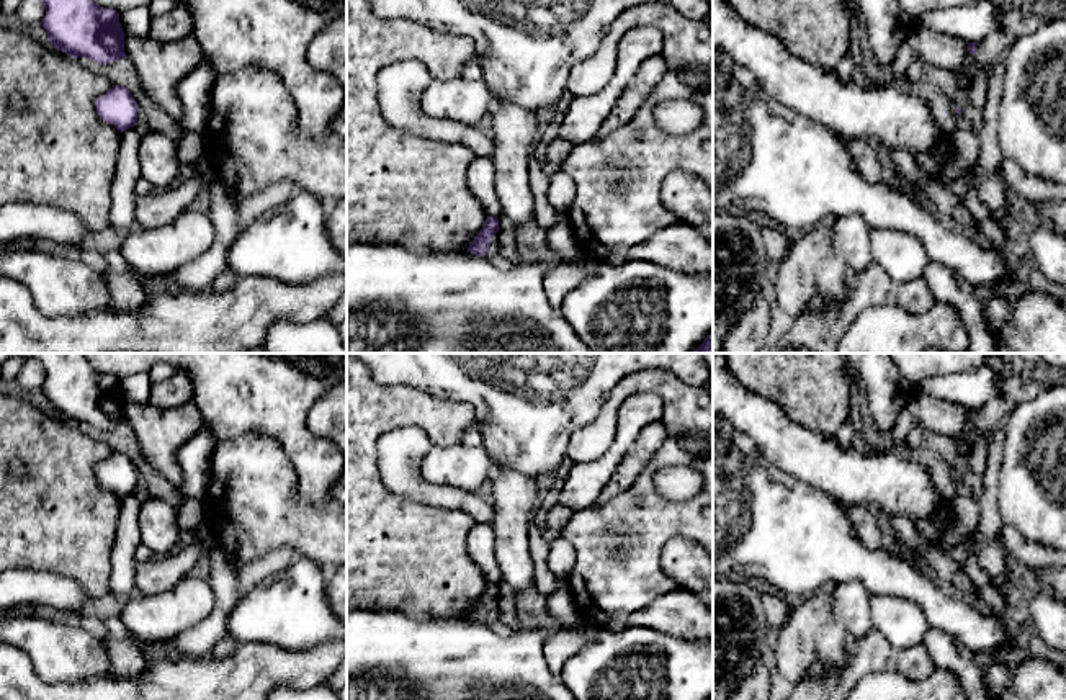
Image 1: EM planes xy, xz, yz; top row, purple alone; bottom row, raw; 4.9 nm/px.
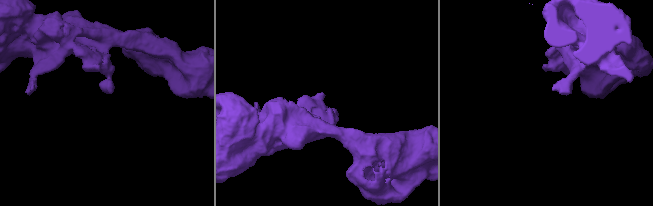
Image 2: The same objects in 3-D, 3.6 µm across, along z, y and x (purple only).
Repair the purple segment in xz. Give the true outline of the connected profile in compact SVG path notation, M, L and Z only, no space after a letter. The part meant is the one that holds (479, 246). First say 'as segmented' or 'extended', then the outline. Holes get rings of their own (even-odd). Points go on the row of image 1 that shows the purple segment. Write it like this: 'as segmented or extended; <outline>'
as segmented; M487 216L482 229L477 232L474 240L469 244L468 252L471 252L476 257L484 257L489 249L490 239L499 231L500 227L499 227L497 216Z

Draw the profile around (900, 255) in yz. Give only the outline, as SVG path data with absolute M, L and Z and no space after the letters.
M871 229L871 260L889 280L907 283L922 278L929 255L924 245L901 231Z

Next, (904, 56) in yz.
M903 34L899 39L899 49L894 56L893 74L906 75L909 65L914 62L914 57L916 57L916 54L906 39L906 34Z

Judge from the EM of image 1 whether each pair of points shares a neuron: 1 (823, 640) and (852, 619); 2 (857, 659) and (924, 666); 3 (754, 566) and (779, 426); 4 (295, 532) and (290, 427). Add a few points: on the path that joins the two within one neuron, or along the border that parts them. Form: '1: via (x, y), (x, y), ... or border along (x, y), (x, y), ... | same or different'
1: border along (831, 589), (833, 617), (854, 638) | different
2: via (873, 659), (908, 663) | same
3: border along (749, 435), (770, 468), (783, 476), (806, 483) | different
4: border along (267, 435), (291, 465), (293, 498), (301, 502) | different

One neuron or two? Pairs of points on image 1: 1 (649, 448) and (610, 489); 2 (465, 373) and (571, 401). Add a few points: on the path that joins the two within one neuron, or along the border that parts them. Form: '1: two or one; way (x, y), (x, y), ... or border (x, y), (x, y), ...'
1: one; way (640, 458), (620, 480)
2: one; way (491, 373), (545, 375)

